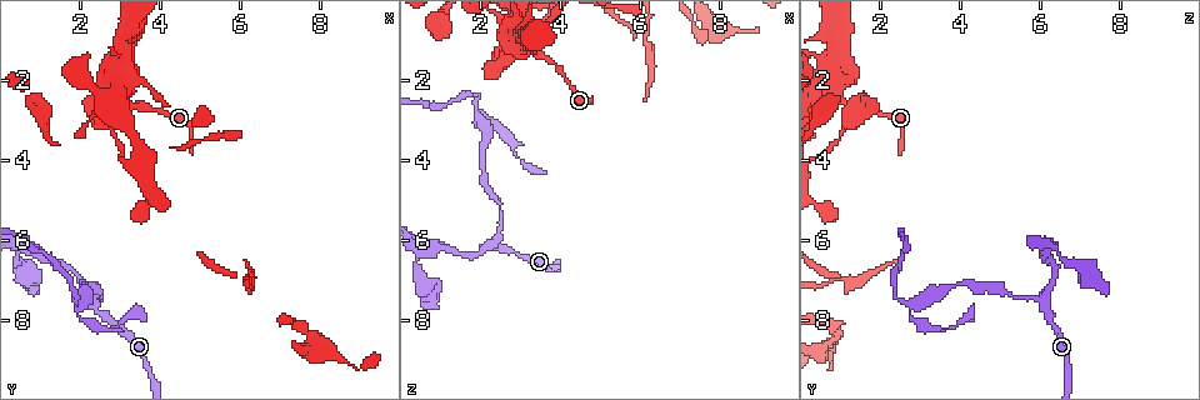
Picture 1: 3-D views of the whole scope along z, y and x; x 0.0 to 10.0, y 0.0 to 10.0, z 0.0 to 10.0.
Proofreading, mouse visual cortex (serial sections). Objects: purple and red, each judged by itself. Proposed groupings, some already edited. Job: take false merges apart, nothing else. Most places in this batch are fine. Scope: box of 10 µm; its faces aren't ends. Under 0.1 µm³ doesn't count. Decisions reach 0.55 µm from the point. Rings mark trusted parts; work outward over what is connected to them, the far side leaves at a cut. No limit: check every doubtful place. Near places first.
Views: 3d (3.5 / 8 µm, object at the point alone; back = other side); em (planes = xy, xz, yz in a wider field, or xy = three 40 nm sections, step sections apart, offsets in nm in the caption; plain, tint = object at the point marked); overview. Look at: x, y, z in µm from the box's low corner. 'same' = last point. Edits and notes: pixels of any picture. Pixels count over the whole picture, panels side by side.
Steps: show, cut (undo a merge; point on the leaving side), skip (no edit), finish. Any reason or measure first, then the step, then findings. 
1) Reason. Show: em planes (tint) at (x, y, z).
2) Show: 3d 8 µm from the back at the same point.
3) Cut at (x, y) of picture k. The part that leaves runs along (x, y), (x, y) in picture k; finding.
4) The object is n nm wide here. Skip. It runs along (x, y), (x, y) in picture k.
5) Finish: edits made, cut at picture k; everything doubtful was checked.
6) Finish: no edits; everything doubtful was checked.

Looks like a crossing. Show: 3d 3.5 µm at (2.90, 1.95, 0.85).

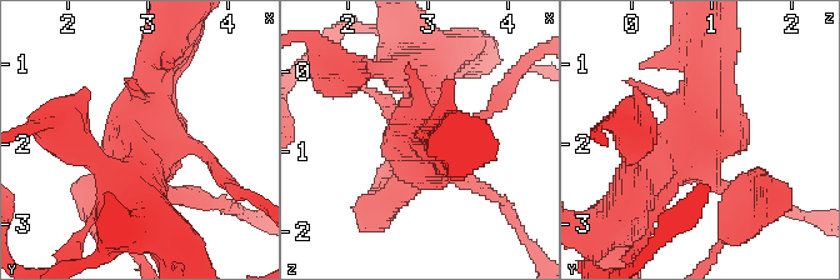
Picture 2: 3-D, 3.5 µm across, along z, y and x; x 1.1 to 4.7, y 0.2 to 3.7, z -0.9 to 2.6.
Now the EM. Show: em planes (tint) at (2.90, 1.90, 0.85).

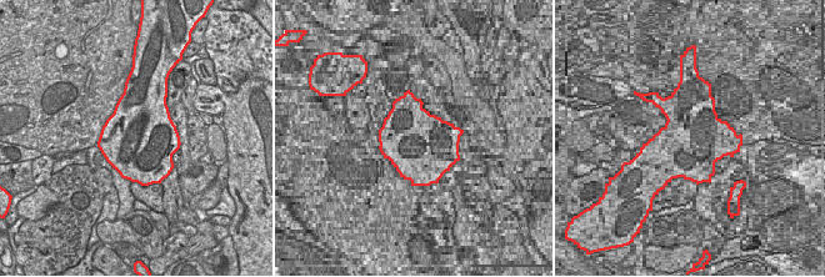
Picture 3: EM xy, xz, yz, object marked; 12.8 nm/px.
Skip. It runs along (470, 181), (431, 150), (420, 73) in picture 2; one cell here.

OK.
Sharp bend. Show: 3d 3.5 µm at (2.25, 7.50, 6.15).

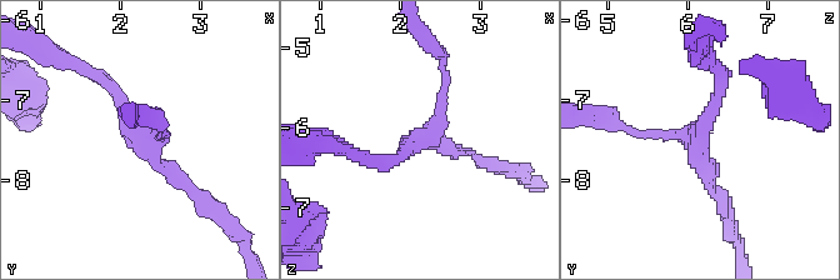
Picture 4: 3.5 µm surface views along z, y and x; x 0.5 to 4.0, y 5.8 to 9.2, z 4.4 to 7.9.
Show: em planes (tint) at (2.35, 7.50, 6.05).

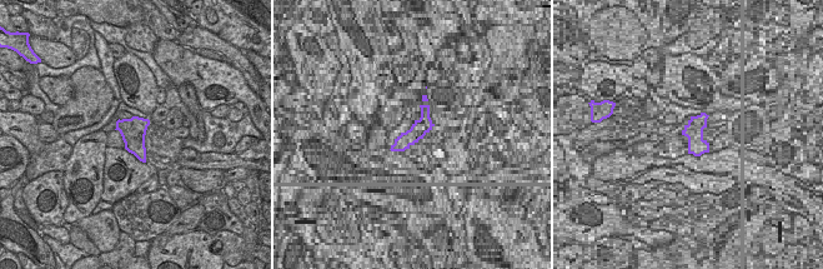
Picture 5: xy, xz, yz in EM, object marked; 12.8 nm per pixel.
Skip. It runs along (200, 194), (150, 156), (100, 79) in picture 4; one cell here.

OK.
A fork. Show: 3d 8 µm at (1.90, 7.60, 2.90).

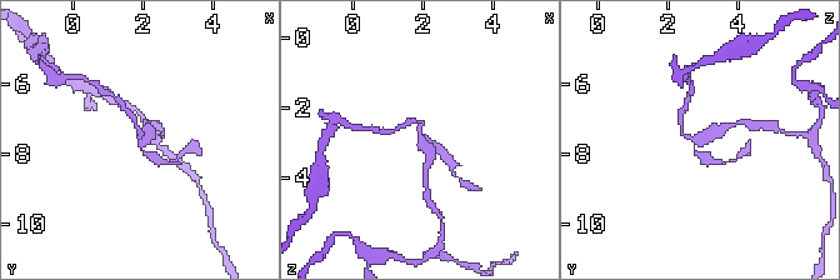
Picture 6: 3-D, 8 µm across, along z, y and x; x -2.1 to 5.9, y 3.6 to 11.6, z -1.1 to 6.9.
Shape alone is not enough. Show: em planes (tint) at the same point.

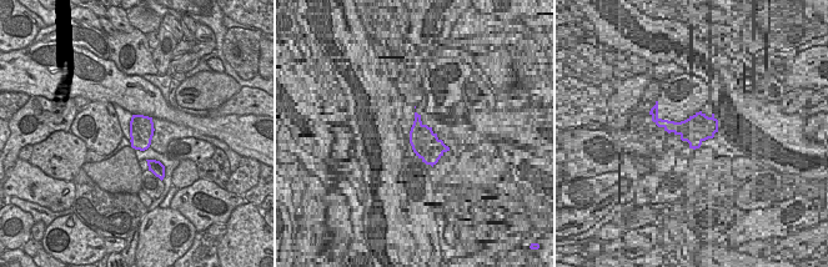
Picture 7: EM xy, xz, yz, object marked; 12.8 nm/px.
Cut at (159, 160) of picture 6. The part that leaves runs along (141, 138), (148, 155), (171, 161) in picture 6; two cells meet here.

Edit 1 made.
Thin neck. Show: em xy step 3 (tint) at (0.70, 6.10, 6.30).

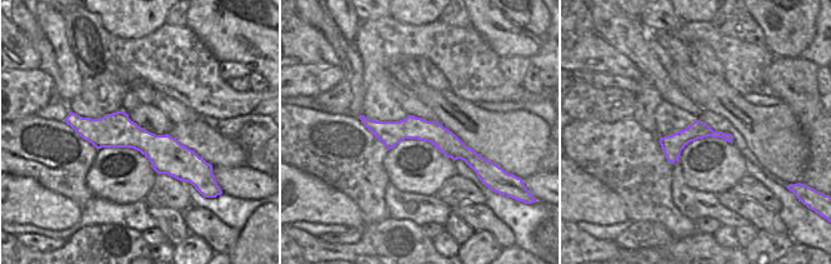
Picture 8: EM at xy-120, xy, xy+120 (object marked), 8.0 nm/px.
See where the arms go. Show: 3d 3.5 µm at the same point.

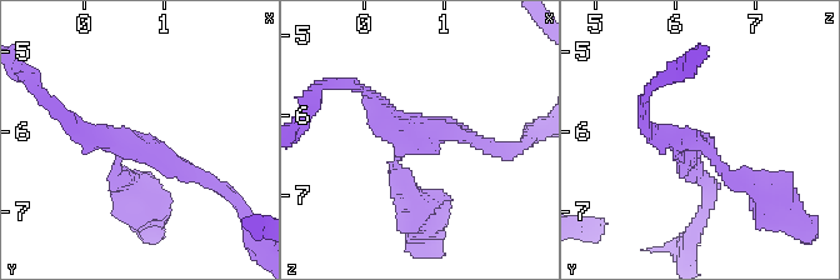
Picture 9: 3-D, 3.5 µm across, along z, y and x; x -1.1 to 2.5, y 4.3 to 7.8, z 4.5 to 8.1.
The object is 200 nm wide here. Skip. It runs along (489, 146), (423, 130), (396, 155), (408, 188) in picture 9; continuous, no second cell.

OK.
Finish: edits made, cut at picture 6; everything doubtful was checked.

